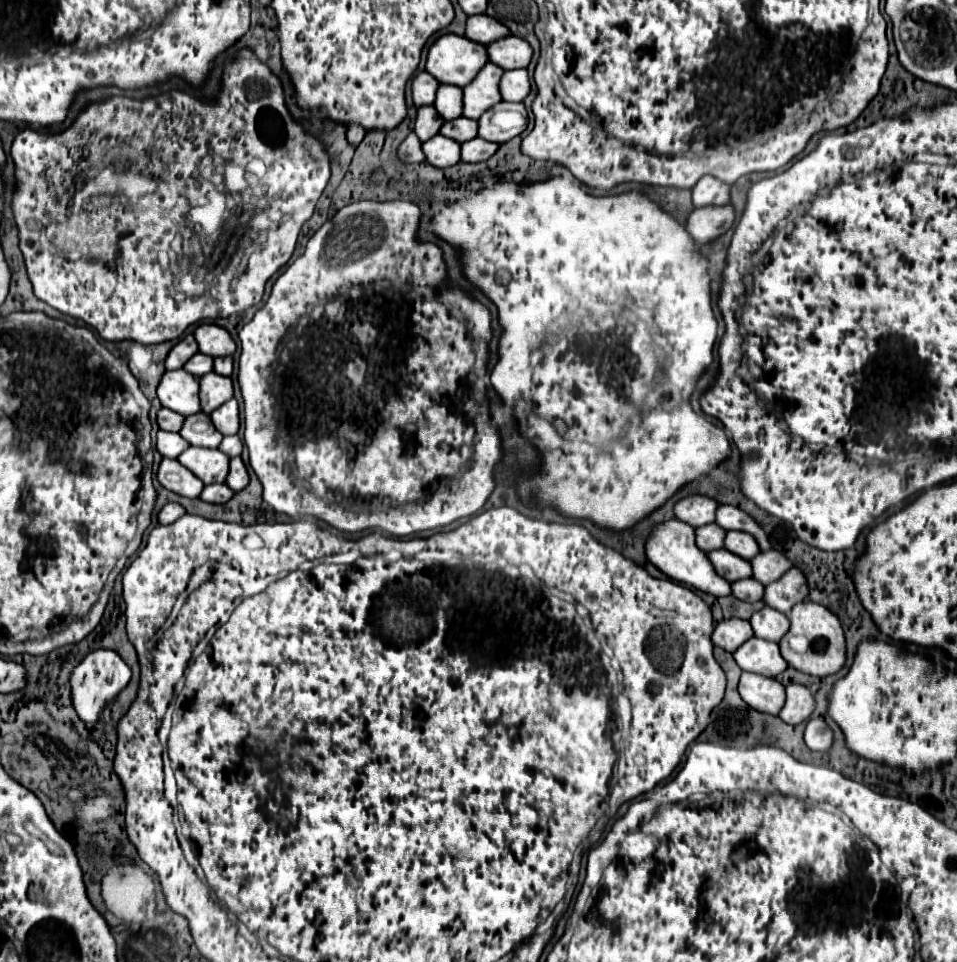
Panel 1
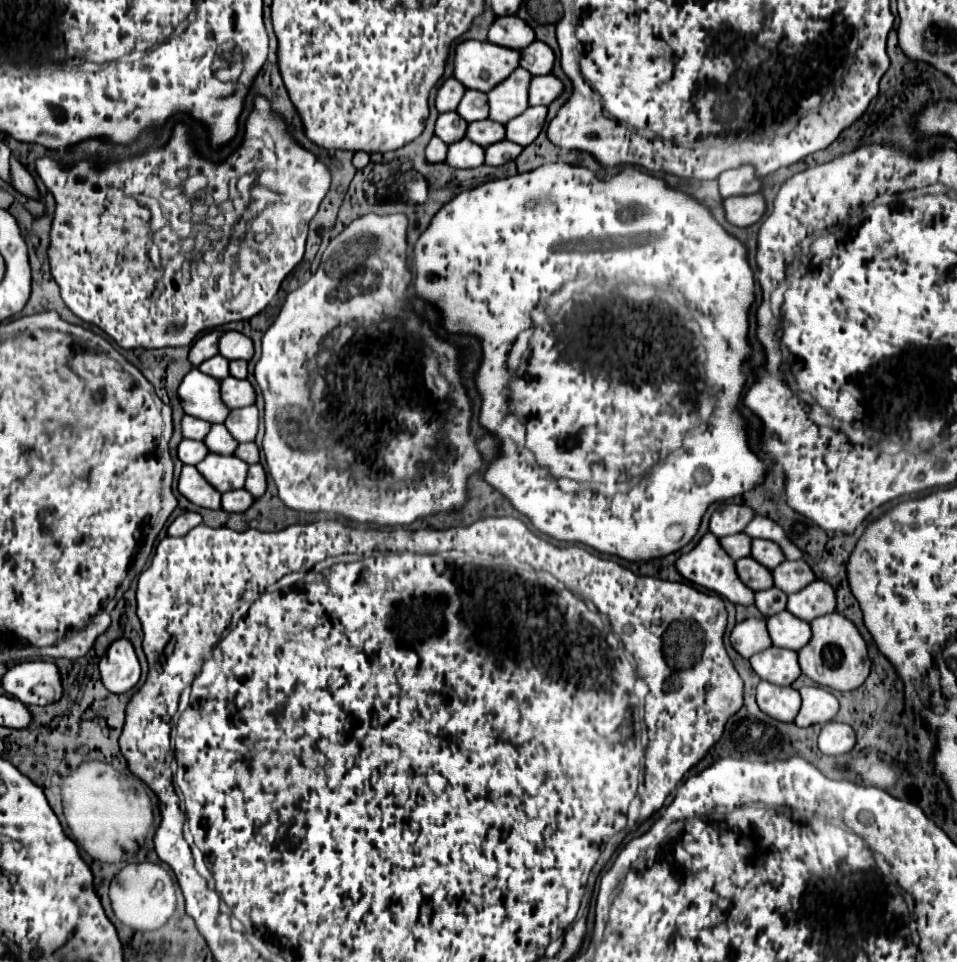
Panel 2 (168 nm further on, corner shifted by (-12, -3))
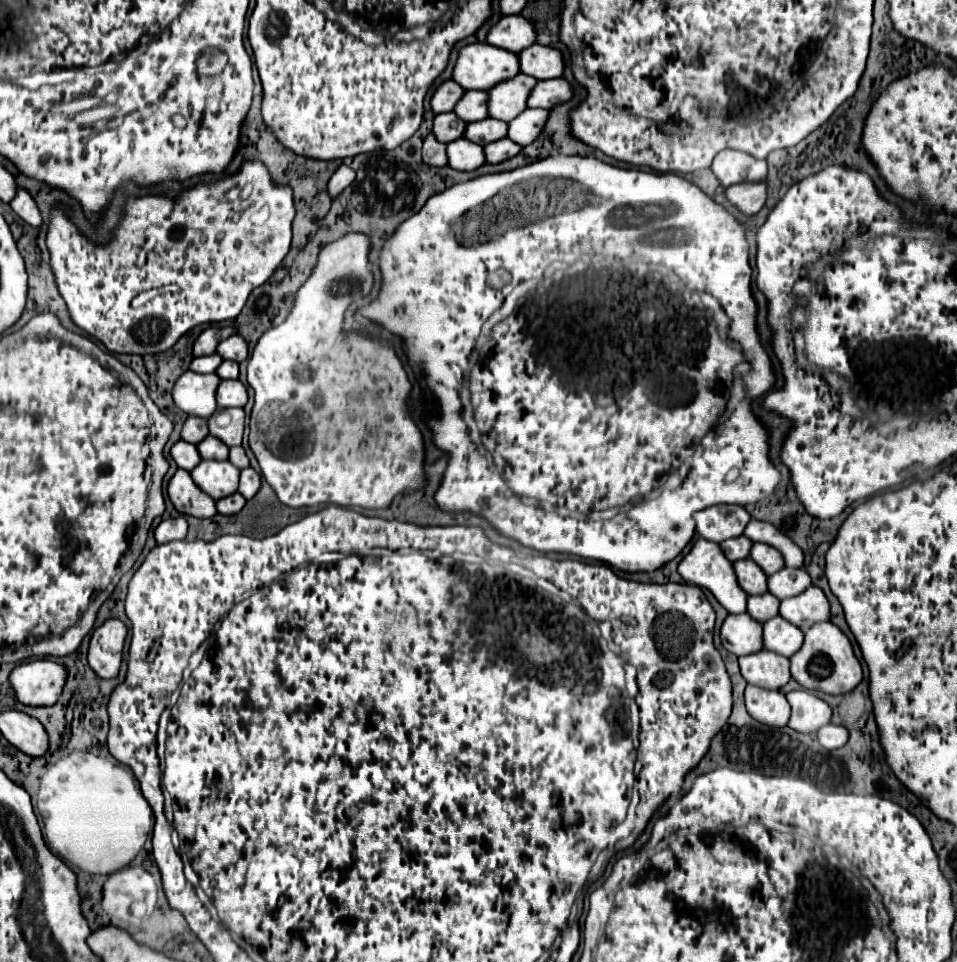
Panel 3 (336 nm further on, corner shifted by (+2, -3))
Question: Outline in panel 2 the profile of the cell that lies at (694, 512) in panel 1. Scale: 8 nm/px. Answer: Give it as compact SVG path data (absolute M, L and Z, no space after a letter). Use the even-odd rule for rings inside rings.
M722 504L710 516L710 532L714 536L730 536L744 530L744 524L752 520L754 510L744 504Z

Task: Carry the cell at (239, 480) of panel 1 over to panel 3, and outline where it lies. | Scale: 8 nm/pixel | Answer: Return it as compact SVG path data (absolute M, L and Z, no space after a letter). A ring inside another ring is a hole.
M254 468L242 470L238 492L240 492L246 500L250 500L250 498L254 498L254 494L256 494L258 490L260 490L260 474L258 474Z

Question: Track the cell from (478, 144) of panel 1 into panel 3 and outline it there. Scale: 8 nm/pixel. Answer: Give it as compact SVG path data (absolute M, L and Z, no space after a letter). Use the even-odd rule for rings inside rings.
M504 138L504 140L496 140L496 142L490 142L484 146L484 152L486 152L486 162L490 164L498 164L498 162L504 162L512 156L516 156L518 152L522 150L522 146L518 146L516 142L512 142L510 138Z

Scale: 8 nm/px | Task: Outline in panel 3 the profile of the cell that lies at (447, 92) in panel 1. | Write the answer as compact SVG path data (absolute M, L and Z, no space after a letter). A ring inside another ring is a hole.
M468 90L466 96L456 104L454 112L464 122L478 122L488 116L488 94L478 90Z

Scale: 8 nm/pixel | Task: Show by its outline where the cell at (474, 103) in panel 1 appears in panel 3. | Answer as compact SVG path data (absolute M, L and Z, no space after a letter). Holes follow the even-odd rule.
M518 74L514 80L506 80L498 86L494 86L488 94L488 112L492 118L502 120L502 122L510 122L514 120L518 114L522 114L526 110L526 100L532 92L532 88L536 86L536 78L526 76L526 74Z

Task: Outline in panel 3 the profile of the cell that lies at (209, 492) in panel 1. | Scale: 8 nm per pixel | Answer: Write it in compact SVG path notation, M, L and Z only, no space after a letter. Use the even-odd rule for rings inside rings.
M236 492L236 494L232 494L232 496L226 496L226 498L218 500L218 502L216 502L216 508L218 508L220 514L238 514L238 512L244 508L244 504L246 504L244 496L240 496L240 494Z

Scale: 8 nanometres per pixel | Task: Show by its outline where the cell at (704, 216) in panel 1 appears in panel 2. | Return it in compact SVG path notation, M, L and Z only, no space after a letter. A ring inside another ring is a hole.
M762 194L734 196L734 198L724 200L726 220L738 228L746 228L746 226L758 222L760 216L764 214L764 208L766 208L766 204L764 204Z

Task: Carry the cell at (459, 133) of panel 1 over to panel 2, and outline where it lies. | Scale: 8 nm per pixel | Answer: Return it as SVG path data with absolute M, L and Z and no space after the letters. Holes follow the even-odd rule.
M492 120L472 122L472 124L468 124L466 138L472 140L472 142L476 142L478 146L486 148L490 144L496 144L496 142L504 140L504 126L492 122Z

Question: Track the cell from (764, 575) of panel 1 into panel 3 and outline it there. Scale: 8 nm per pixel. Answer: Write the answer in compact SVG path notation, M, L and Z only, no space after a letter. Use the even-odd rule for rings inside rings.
M782 568L774 576L768 578L768 590L778 600L786 600L802 594L810 586L810 576L804 568Z

